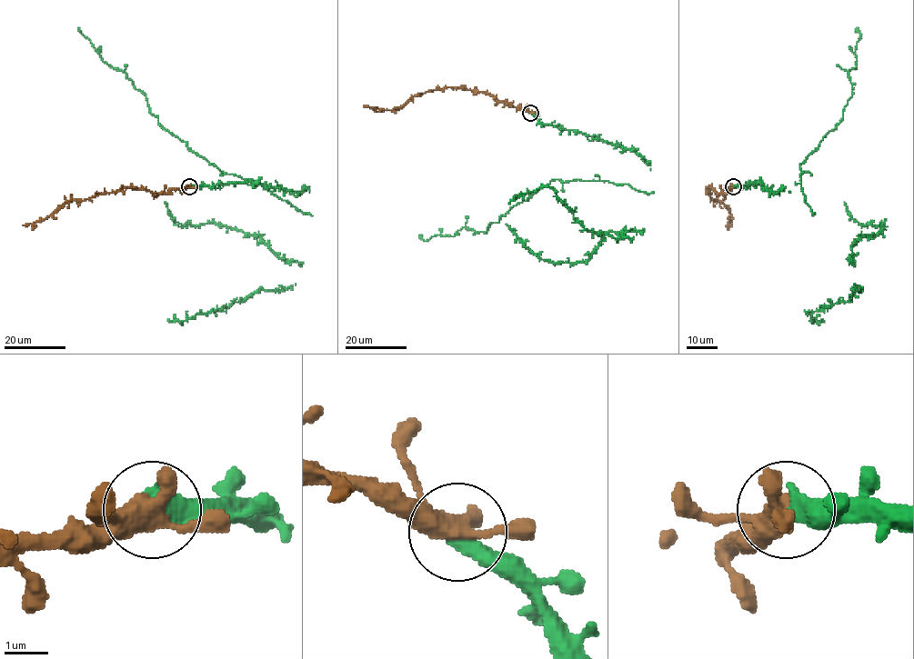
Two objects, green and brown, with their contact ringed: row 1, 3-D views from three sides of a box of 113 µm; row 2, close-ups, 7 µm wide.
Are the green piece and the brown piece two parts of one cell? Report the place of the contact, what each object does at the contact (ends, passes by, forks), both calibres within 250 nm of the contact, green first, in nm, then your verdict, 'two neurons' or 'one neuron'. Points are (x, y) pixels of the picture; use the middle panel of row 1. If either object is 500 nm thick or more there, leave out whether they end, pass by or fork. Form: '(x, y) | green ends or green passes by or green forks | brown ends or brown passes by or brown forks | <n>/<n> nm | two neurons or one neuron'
(530, 113) | 500/480 nm | one neuron

